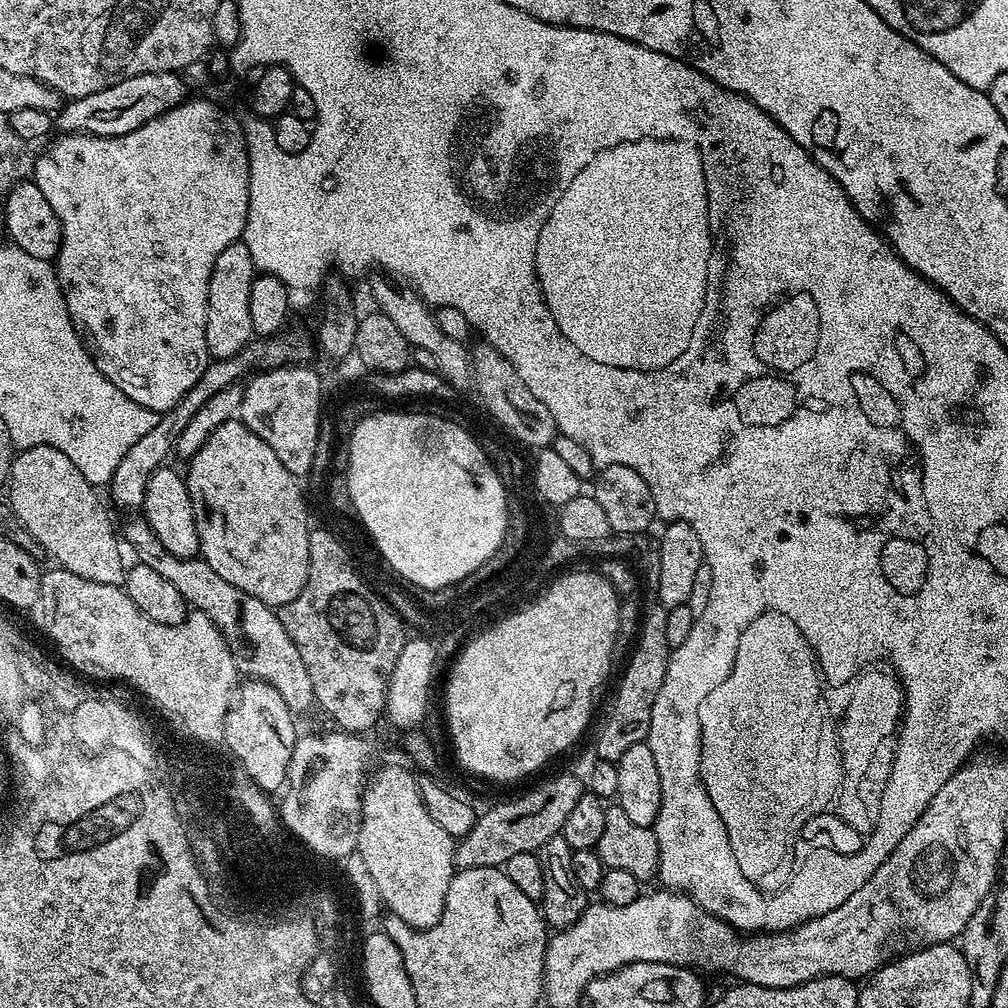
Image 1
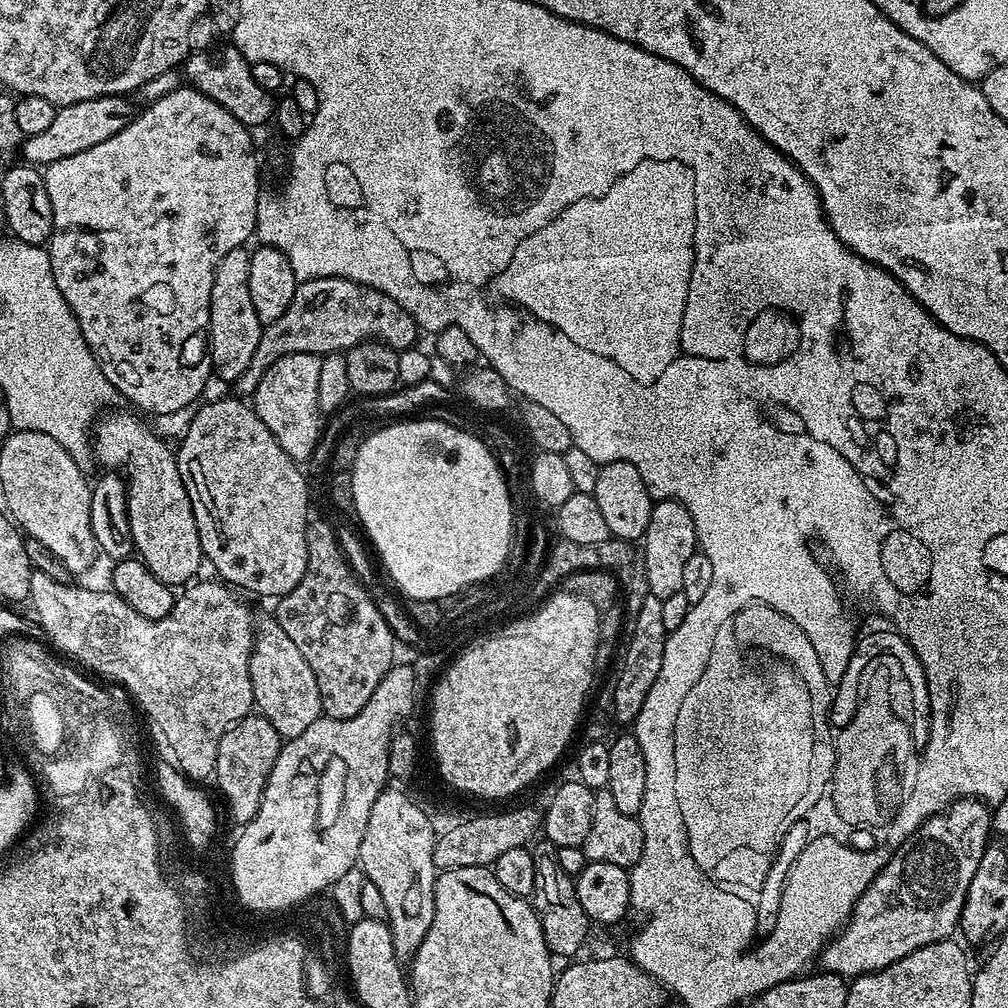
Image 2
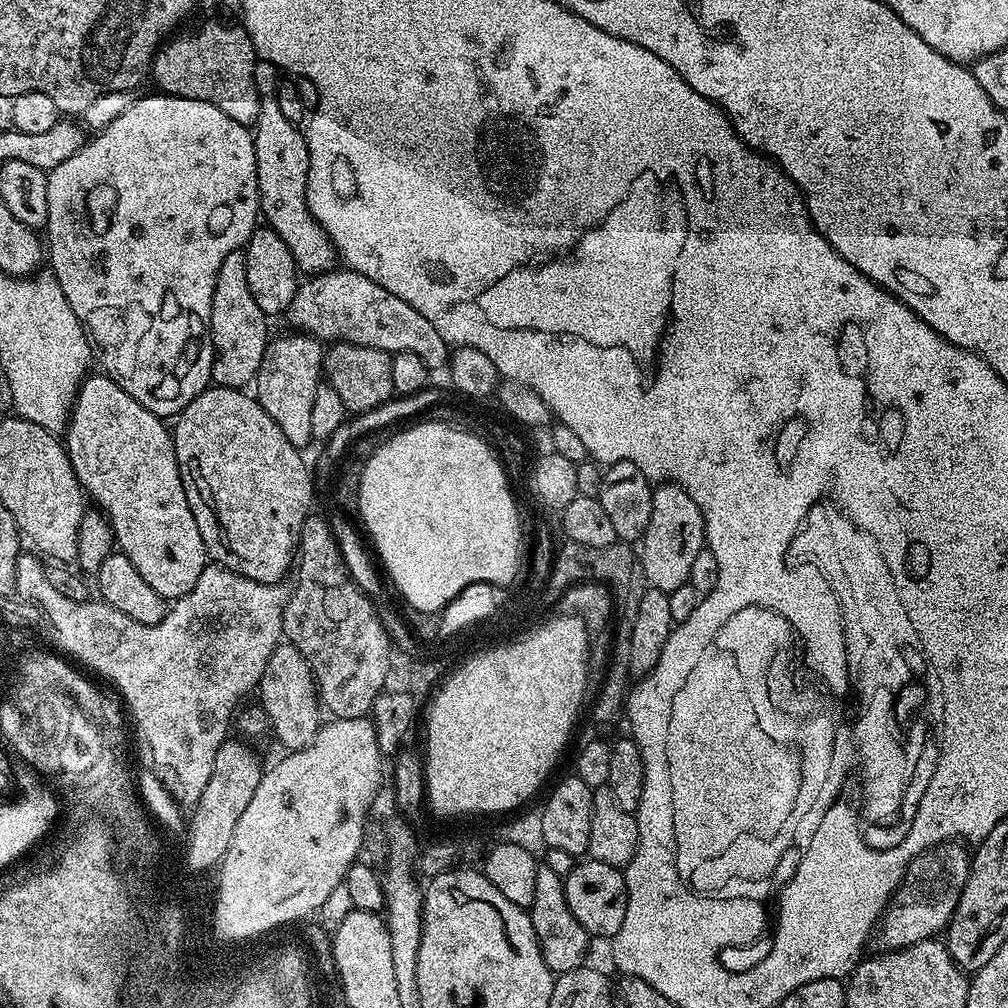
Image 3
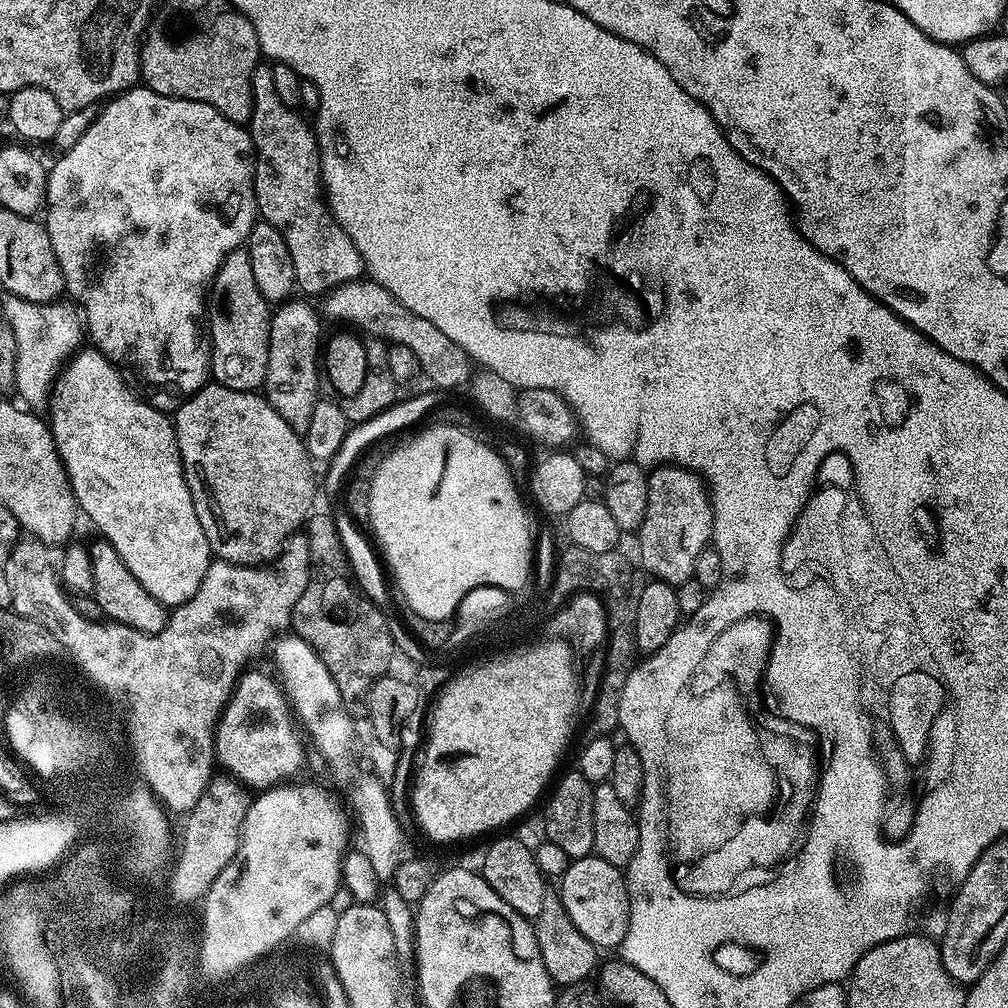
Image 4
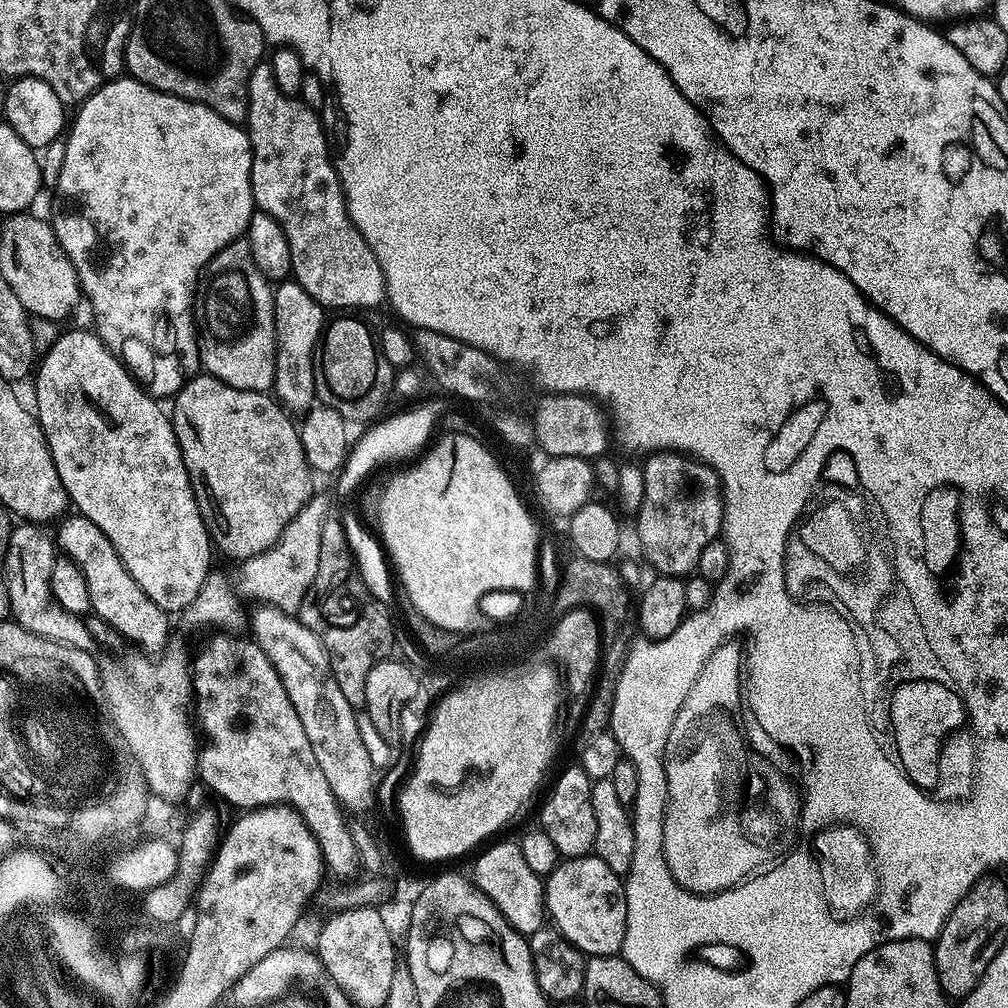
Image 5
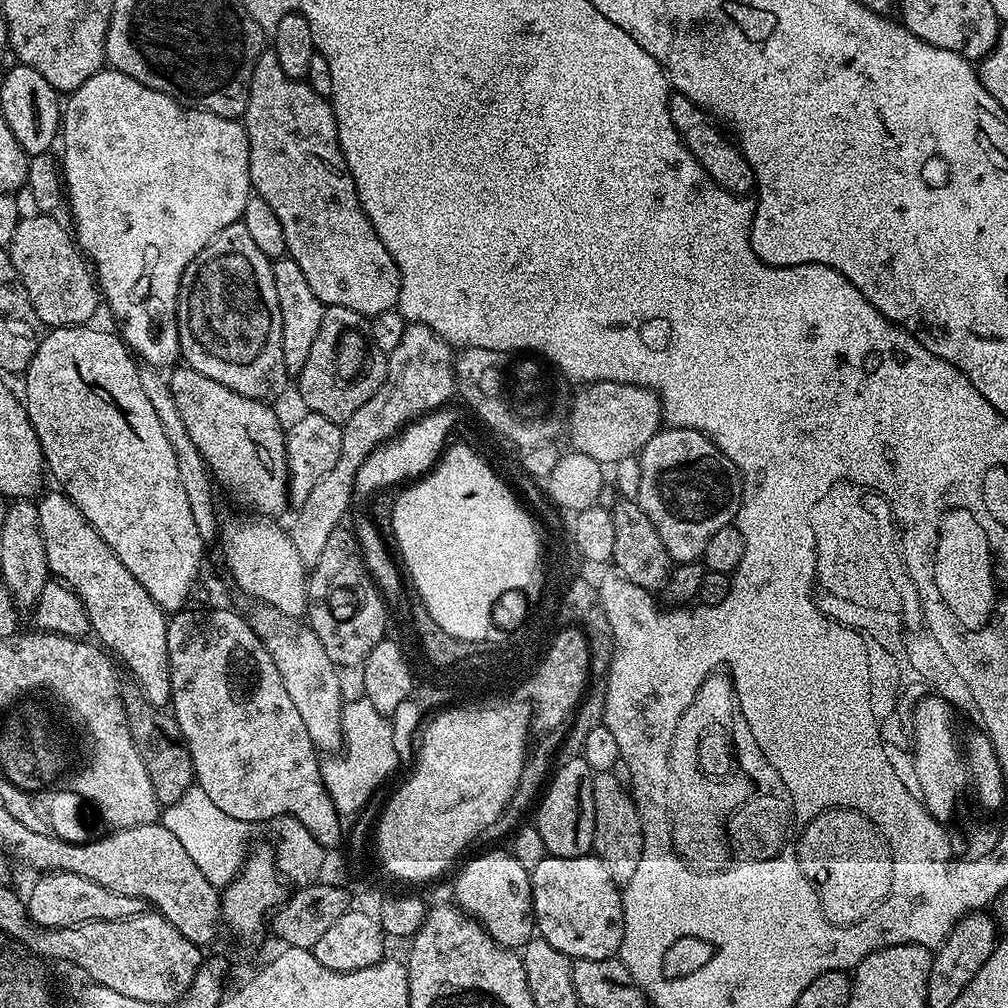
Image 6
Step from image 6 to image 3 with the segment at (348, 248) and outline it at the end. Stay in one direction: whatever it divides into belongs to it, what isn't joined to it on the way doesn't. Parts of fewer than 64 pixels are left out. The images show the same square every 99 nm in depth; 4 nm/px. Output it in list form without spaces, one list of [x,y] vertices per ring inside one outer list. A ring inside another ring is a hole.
[[[257,59],[254,66],[254,82],[260,92],[260,113],[254,125],[254,150],[256,151],[256,177],[258,178],[258,190],[260,191],[260,211],[267,227],[272,228],[290,246],[290,254],[294,254],[294,262],[297,269],[304,274],[319,274],[329,271],[332,263],[337,263],[336,249],[332,246],[332,240],[324,233],[319,223],[310,214],[306,202],[306,182],[308,181],[308,144],[304,141],[304,132],[297,125],[283,117],[282,109],[278,107],[274,89],[277,87],[277,65],[268,60]]]

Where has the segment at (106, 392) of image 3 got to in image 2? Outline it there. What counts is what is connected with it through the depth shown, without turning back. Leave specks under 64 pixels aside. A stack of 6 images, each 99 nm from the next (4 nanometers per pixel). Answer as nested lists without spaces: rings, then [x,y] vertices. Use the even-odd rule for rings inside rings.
[[[110,416],[106,420],[99,421],[100,426],[94,430],[94,454],[102,460],[113,460],[120,464],[123,460],[128,460],[128,464],[140,475],[140,480],[144,483],[144,512],[148,515],[148,529],[140,532],[134,540],[134,552],[144,565],[161,580],[163,584],[169,586],[184,586],[193,579],[192,575],[200,568],[200,560],[205,559],[204,551],[198,538],[198,526],[194,518],[192,503],[188,497],[188,491],[184,485],[184,475],[180,473],[180,466],[177,457],[140,421],[132,416]]]

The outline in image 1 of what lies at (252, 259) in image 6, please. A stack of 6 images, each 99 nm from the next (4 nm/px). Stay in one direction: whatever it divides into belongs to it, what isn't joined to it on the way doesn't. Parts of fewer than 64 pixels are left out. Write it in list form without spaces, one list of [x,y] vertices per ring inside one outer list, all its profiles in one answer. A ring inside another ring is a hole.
[[[237,242],[226,246],[214,262],[208,287],[208,313],[206,314],[206,346],[209,357],[228,359],[238,355],[253,339],[250,322],[250,286],[258,275],[256,263],[250,258],[250,250]]]

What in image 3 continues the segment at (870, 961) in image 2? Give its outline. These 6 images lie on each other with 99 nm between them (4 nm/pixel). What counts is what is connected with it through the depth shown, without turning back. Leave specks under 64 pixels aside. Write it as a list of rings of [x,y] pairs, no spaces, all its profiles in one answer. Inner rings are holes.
[[[960,842],[938,844],[914,857],[904,870],[900,887],[884,905],[878,921],[878,936],[880,932],[880,940],[885,944],[883,947],[895,950],[910,946],[914,942],[939,937],[947,929],[958,906],[962,886],[966,886],[969,863],[969,849]]]

